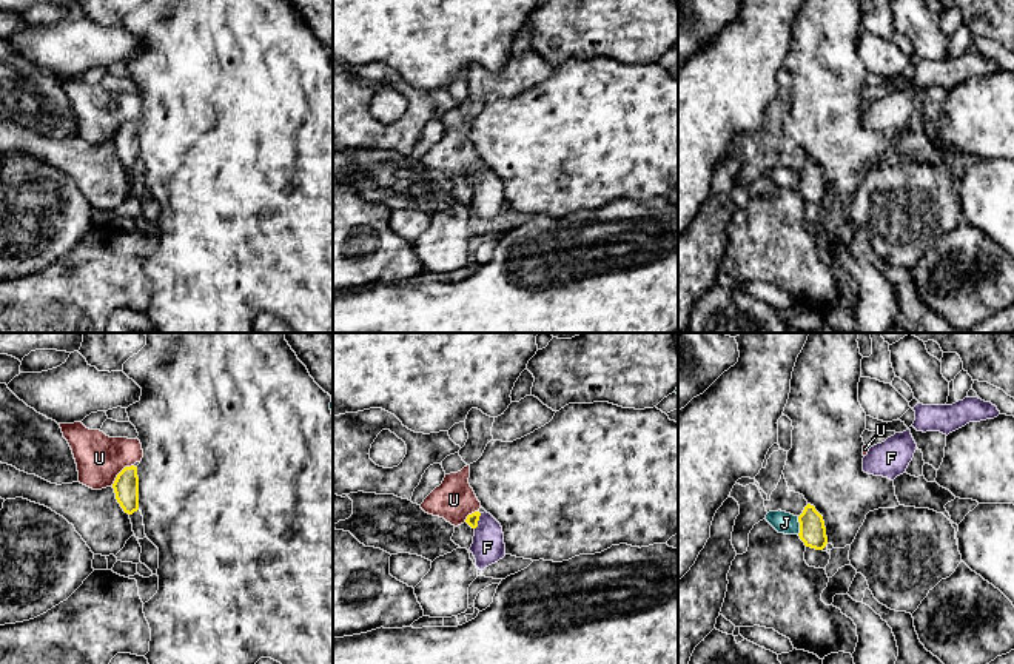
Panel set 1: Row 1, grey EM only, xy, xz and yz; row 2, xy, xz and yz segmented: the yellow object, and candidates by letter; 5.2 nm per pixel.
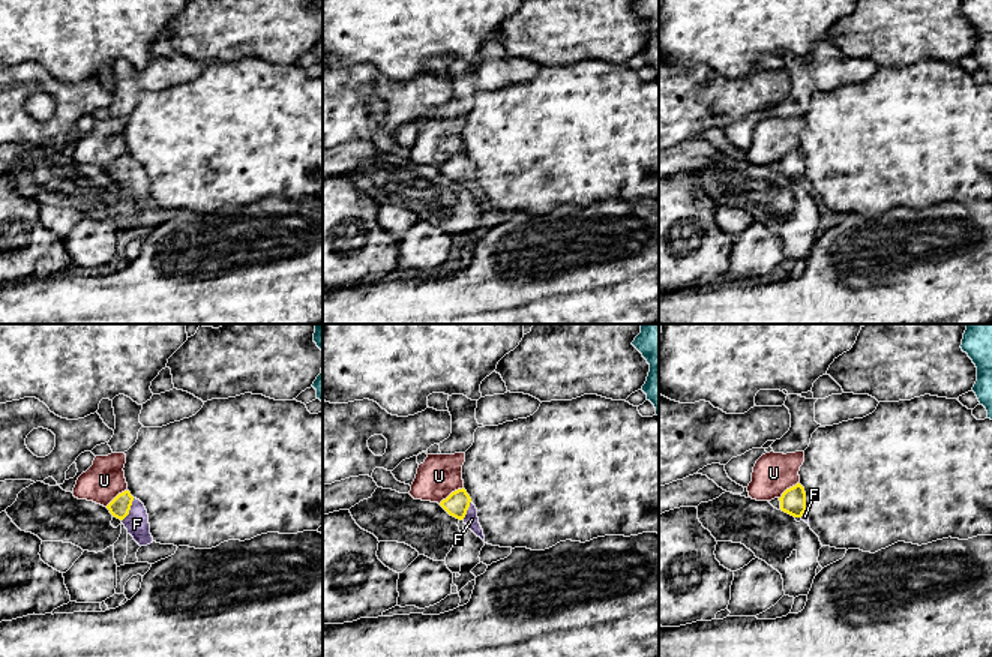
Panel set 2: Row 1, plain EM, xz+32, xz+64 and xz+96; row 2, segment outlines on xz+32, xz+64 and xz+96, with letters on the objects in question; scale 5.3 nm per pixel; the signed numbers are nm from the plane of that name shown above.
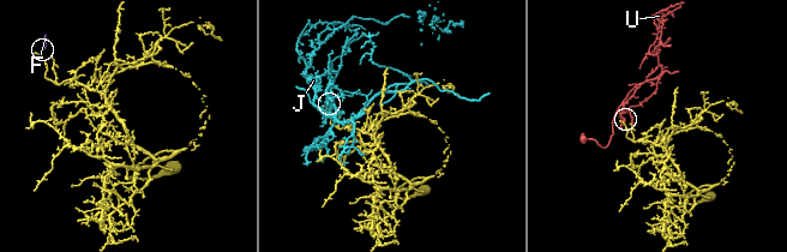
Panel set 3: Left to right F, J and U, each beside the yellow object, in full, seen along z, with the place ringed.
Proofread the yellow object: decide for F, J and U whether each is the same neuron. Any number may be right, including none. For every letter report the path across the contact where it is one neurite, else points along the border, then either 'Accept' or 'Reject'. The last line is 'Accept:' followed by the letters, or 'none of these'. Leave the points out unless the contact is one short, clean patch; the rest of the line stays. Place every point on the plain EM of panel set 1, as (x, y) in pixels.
F: Path across: xz (472, 174), (478, 174), (487, 184), (487, 202). Accept
J: Boundary: yz (797, 171), (799, 188). Reject
U: Reject
Accept: F

